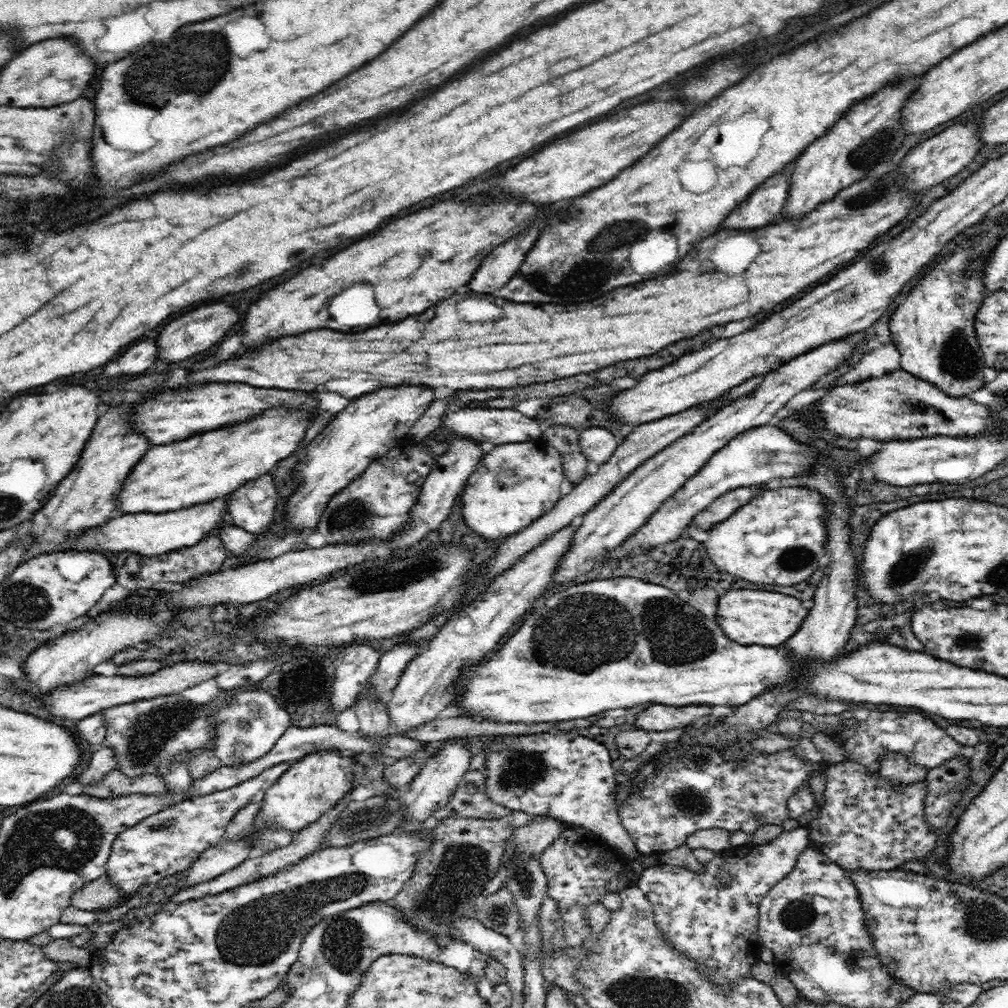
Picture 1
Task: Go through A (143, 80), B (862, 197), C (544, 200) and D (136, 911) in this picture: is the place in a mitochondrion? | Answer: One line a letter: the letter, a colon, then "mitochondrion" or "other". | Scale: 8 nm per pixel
A: mitochondrion
B: mitochondrion
C: other
D: other

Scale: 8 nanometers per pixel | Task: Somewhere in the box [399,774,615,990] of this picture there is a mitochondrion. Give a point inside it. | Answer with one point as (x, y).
(462, 866)

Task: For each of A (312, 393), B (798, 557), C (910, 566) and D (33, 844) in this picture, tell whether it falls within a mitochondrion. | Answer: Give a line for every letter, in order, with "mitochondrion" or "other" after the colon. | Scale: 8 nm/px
A: other
B: mitochondrion
C: mitochondrion
D: mitochondrion

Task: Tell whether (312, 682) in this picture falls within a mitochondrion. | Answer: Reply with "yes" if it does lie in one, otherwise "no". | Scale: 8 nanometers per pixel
yes

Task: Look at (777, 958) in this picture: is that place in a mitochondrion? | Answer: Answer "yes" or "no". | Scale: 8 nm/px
no

